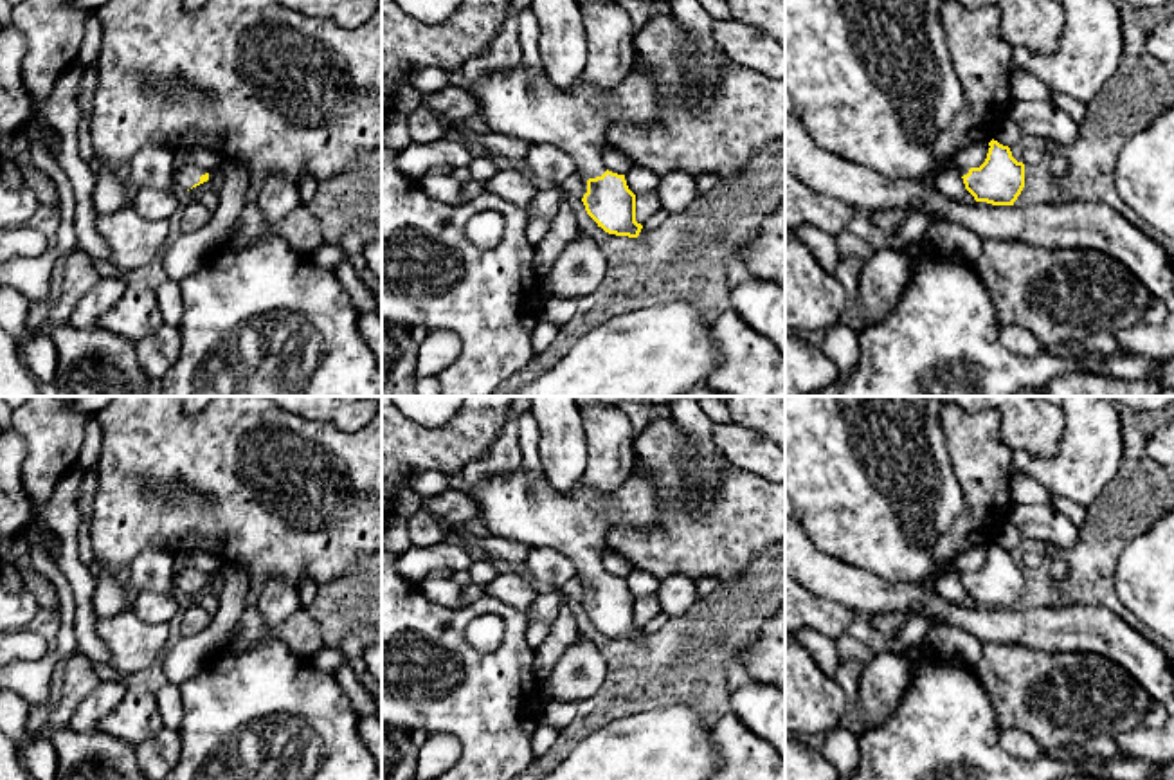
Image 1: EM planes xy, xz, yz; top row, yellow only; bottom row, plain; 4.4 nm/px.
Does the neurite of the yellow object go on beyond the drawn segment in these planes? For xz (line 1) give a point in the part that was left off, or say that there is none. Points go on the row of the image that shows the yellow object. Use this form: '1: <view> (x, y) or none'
1: xz (512, 103)

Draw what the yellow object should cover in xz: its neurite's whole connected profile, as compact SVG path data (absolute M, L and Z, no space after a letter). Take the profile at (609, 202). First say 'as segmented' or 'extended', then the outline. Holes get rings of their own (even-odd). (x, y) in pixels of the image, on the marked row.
extended | M520 63L510 70L486 72L470 81L463 68L447 70L448 83L470 92L479 101L479 117L488 124L490 132L506 137L517 137L529 144L551 144L567 153L576 173L587 180L587 193L582 202L587 214L609 234L637 238L643 225L636 222L636 195L628 189L625 175L609 171L601 162L601 150L607 146L607 132L616 121L652 126L661 115L657 104L657 79L641 72L636 65L612 88L600 90L583 77L569 90L560 90L542 68L531 77Z

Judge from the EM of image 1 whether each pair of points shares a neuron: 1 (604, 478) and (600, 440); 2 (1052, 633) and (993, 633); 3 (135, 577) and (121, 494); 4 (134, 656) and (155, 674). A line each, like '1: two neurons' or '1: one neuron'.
1: one neuron
2: one neuron
3: two neurons
4: two neurons

